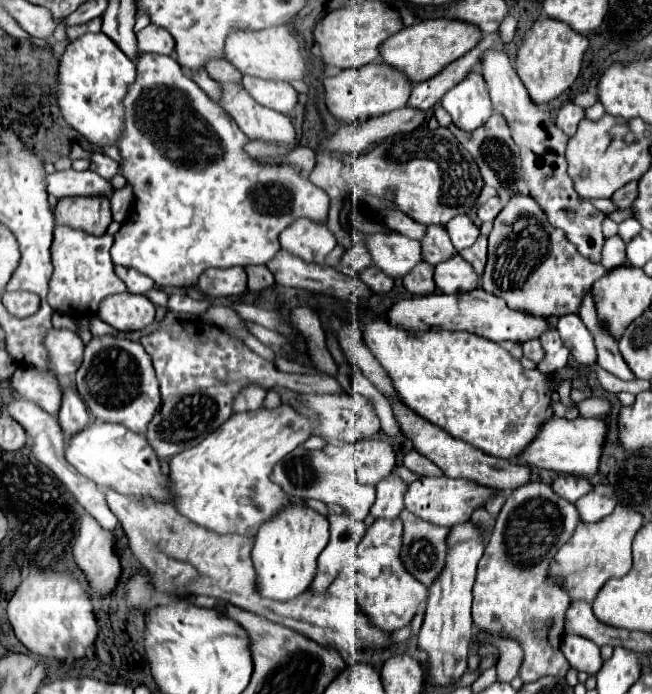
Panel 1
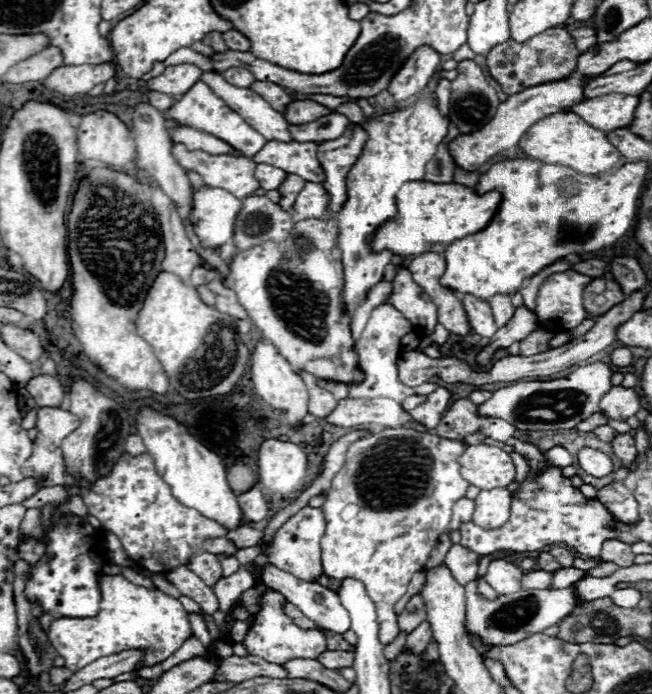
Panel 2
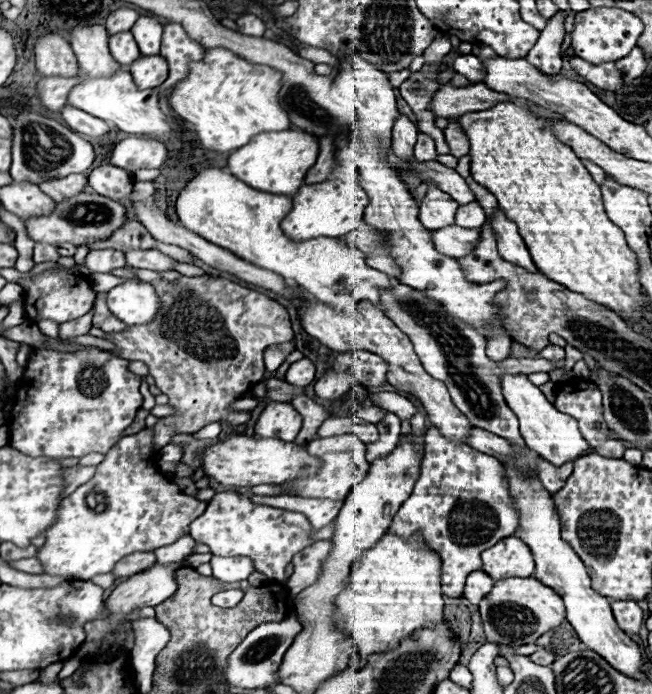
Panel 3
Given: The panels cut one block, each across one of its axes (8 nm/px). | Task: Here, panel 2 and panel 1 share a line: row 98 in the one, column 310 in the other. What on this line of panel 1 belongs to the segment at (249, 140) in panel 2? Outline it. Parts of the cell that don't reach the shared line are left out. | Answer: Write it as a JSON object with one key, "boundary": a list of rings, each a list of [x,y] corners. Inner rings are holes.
{"boundary":[[[140,52],[140,56],[136,58],[136,80],[128,86],[128,92],[122,98],[122,104],[124,104],[124,132],[122,132],[120,142],[118,142],[118,150],[122,156],[122,170],[120,172],[128,180],[128,184],[132,186],[136,202],[134,202],[134,212],[130,214],[130,218],[122,224],[122,228],[114,236],[114,246],[112,246],[114,264],[130,266],[134,270],[140,270],[142,274],[148,274],[156,282],[156,286],[160,286],[160,288],[162,286],[190,286],[190,284],[196,284],[196,278],[208,268],[230,268],[230,266],[248,266],[248,264],[270,262],[280,250],[280,242],[278,242],[280,232],[286,230],[298,218],[308,218],[316,224],[326,224],[328,202],[330,202],[328,194],[322,188],[318,188],[316,184],[312,184],[308,180],[308,176],[304,176],[300,170],[296,170],[290,164],[262,164],[260,160],[248,156],[244,152],[244,146],[250,142],[250,138],[236,126],[236,122],[230,118],[230,114],[220,110],[220,106],[216,102],[212,102],[204,90],[198,88],[198,84],[182,70],[182,66],[172,56]],[[174,142],[200,142],[202,148],[198,148],[198,152],[186,154],[184,150],[178,150],[178,146],[182,146],[182,144],[176,144],[176,150],[174,150]],[[184,158],[190,158],[190,160],[192,158],[214,158],[214,160],[210,160],[208,166],[202,168],[204,164],[198,164],[194,160],[184,164],[182,162]]]}

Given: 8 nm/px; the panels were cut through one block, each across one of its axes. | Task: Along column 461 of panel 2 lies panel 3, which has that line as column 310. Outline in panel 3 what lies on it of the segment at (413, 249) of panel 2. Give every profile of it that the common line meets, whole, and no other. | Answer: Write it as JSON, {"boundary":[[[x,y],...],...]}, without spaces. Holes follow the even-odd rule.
{"boundary":[[[326,180],[318,184],[304,184],[298,194],[292,198],[292,210],[282,220],[282,230],[290,240],[302,242],[318,236],[326,238],[342,238],[360,226],[364,218],[364,208],[368,204],[368,196],[364,194],[360,184],[348,184],[342,180]]]}

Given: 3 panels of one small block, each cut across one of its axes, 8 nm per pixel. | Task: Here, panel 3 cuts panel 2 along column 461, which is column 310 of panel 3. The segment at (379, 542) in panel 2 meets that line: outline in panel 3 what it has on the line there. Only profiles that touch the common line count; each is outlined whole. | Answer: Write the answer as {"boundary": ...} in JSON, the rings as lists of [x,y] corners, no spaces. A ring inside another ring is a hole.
{"boundary":[[[354,434],[314,438],[304,448],[306,448],[308,454],[320,458],[320,470],[316,474],[312,474],[312,476],[306,476],[306,478],[294,478],[294,480],[282,482],[280,486],[284,490],[288,490],[288,494],[292,494],[292,496],[340,502],[350,494],[352,486],[360,484],[366,478],[366,474],[370,470],[370,462],[366,460],[366,444]]]}

